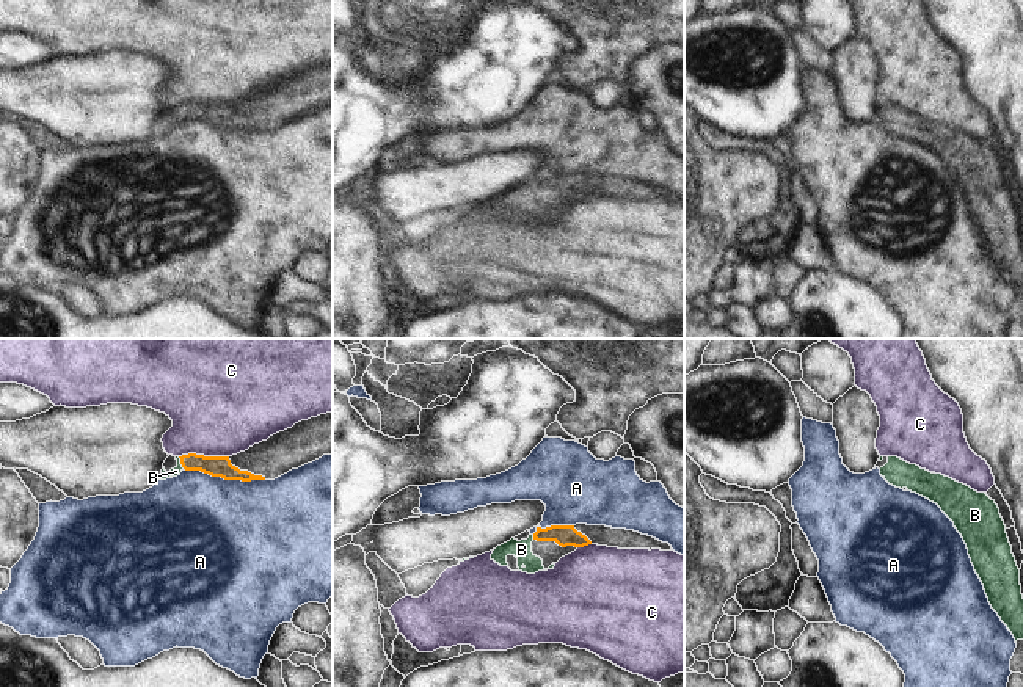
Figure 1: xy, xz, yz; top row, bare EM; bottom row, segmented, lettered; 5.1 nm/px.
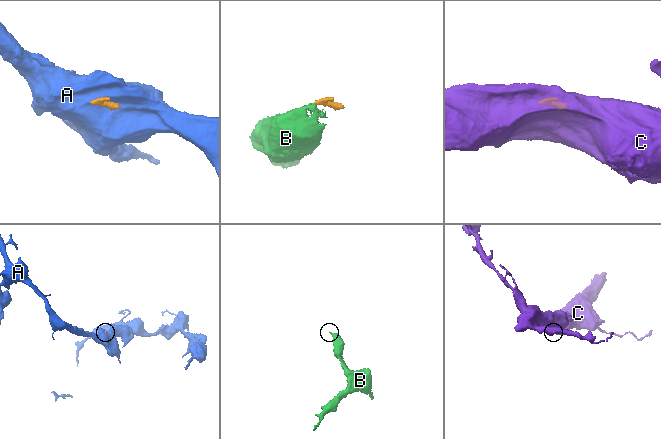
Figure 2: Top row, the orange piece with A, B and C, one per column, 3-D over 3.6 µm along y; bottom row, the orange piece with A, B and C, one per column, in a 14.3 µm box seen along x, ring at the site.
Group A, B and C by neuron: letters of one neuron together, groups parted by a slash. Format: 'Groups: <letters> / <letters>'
Groups: A / B / C

